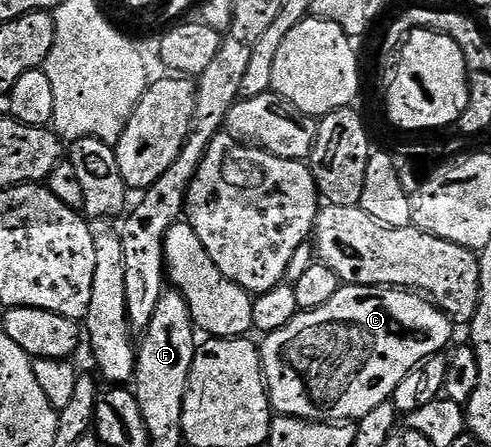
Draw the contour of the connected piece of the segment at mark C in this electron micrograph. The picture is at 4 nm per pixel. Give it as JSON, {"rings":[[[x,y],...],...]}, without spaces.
{"rings":[[[345,284],[335,292],[335,296],[331,296],[331,300],[327,300],[327,304],[323,304],[323,308],[302,310],[282,330],[276,330],[273,334],[264,335],[263,341],[265,343],[262,341],[259,349],[261,352],[261,366],[265,370],[265,384],[269,392],[270,407],[278,415],[286,414],[292,418],[308,418],[315,422],[353,422],[367,416],[367,412],[371,412],[371,408],[379,408],[379,404],[390,401],[395,388],[399,388],[399,384],[403,379],[408,378],[431,355],[440,354],[446,349],[444,346],[448,344],[449,337],[452,336],[453,329],[455,329],[454,323],[440,305],[429,300],[417,302],[416,296],[418,297],[409,288],[350,286]]]}

